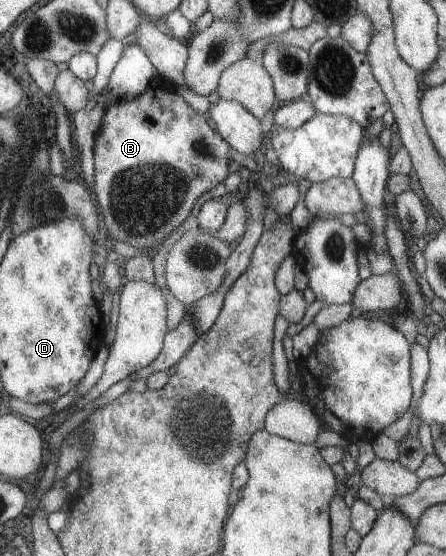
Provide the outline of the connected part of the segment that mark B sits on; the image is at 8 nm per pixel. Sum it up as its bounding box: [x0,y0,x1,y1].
[94,79,229,250]

